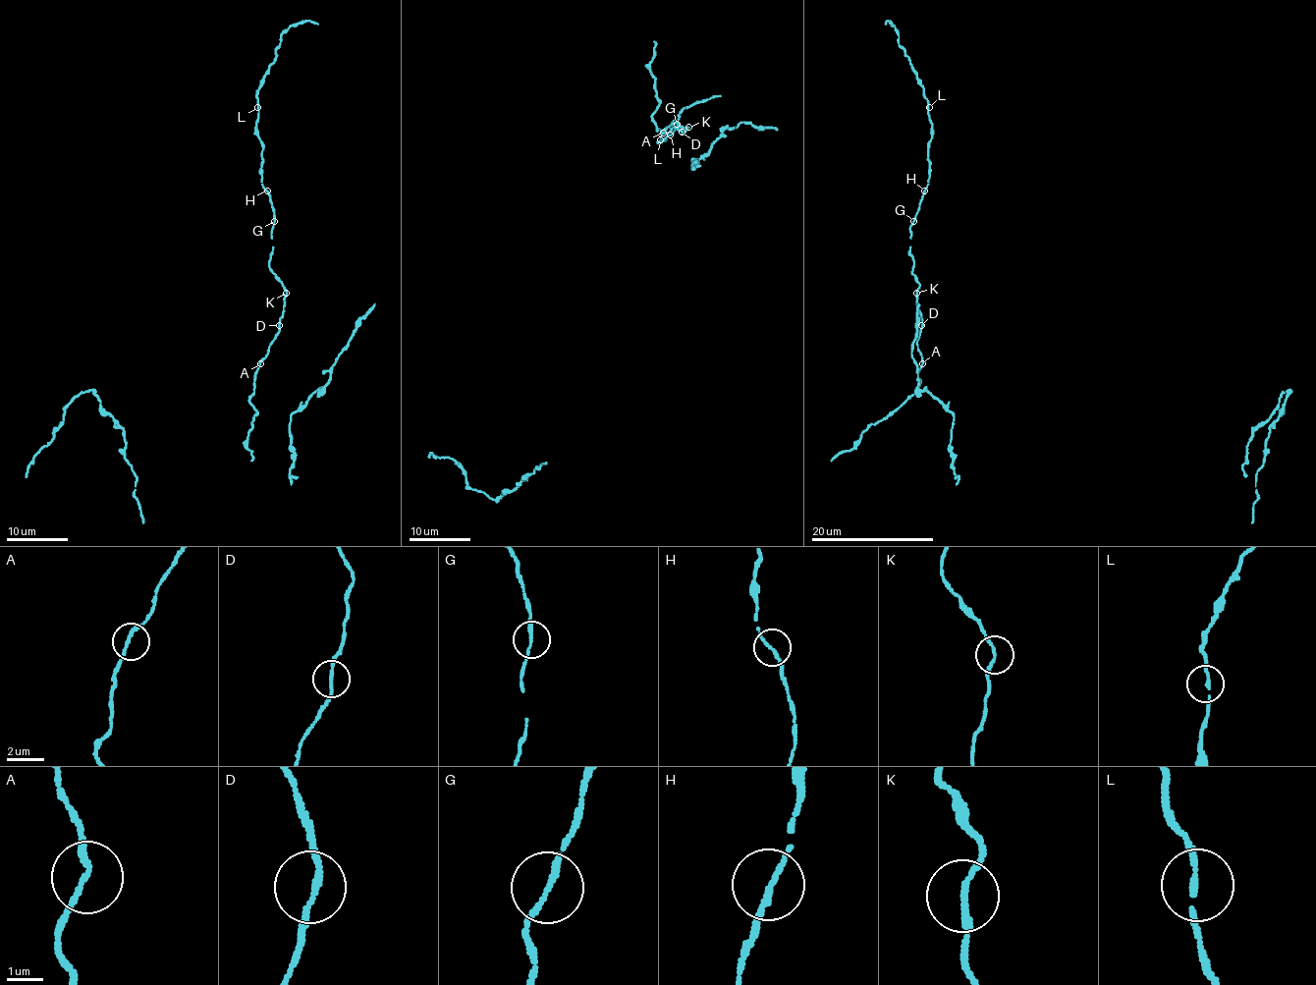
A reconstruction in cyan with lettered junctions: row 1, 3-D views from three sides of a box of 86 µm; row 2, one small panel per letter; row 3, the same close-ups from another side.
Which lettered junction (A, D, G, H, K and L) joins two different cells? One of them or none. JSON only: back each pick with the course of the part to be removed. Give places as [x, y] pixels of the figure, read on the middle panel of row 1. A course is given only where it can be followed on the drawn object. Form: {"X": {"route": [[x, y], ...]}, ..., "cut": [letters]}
{"cut": []}

